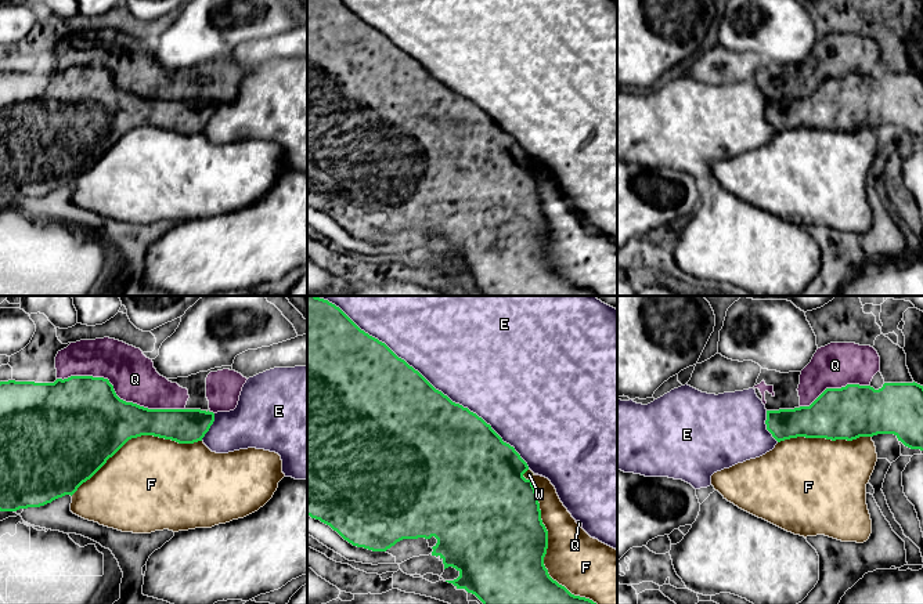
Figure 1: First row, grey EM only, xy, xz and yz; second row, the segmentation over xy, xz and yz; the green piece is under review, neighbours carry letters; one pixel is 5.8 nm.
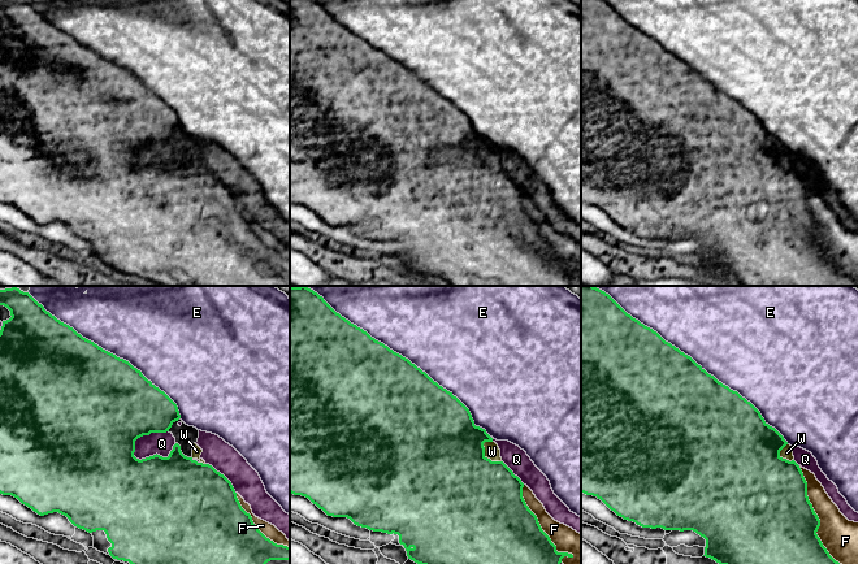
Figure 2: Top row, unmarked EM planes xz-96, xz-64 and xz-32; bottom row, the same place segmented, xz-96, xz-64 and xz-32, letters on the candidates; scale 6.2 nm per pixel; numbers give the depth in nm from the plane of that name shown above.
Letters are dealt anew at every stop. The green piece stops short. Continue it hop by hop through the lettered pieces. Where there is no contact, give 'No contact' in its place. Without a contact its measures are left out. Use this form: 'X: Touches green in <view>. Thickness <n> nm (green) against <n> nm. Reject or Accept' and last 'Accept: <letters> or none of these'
E: Touches green in xz. Thickness 500 nm (green) against 500 nm. Reject
F: Touches green in xz. Thickness 500 nm (green) against 340 nm. Reject
Q: Touches green in xy. Thickness 500 nm (green) against 260 nm. Reject
W: Touches green in xz. Thickness 500 nm (green) against 50 nm. Accept
Accept: W

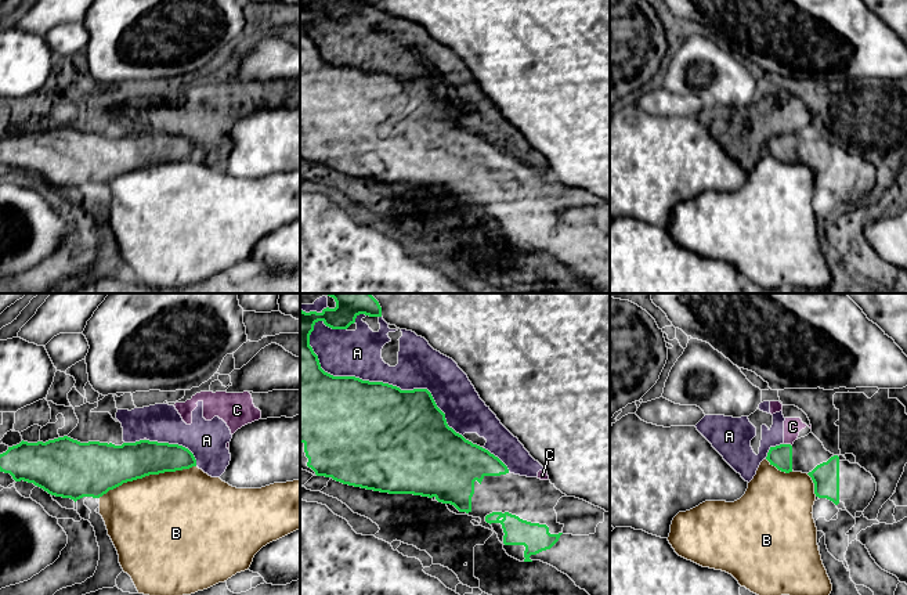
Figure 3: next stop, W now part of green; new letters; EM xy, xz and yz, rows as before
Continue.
A: Touches green in xz. Thickness 500 nm (green) against 280 nm. Reject
B: Touches green in xy. Thickness 280 nm (green) against 480 nm. Reject
C: Touches green in yz. Thickness 130 nm (green) against 100 nm. Reject
Accept: none of these

